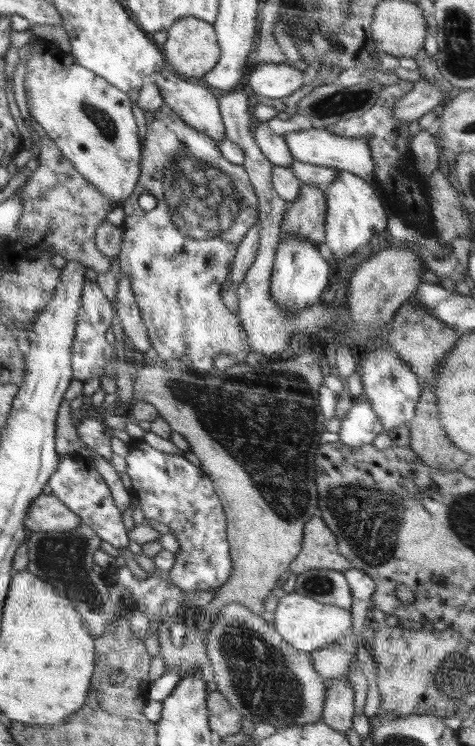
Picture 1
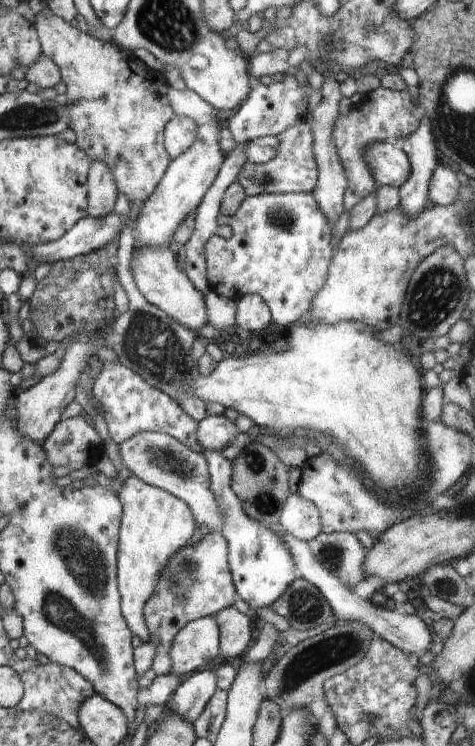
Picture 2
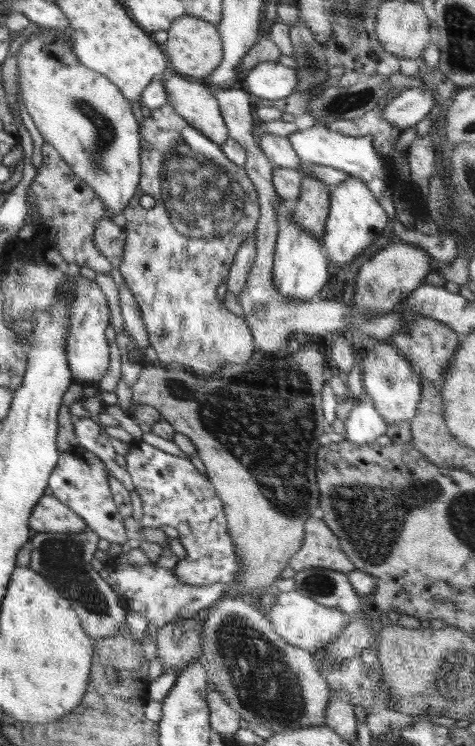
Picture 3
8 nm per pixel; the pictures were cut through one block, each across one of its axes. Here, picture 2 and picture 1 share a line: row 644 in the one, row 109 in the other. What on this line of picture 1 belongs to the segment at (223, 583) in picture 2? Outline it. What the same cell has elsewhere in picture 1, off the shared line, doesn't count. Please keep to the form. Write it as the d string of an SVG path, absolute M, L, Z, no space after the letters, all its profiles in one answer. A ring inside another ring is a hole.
M163 106L159 110L154 111L154 121L147 124L146 136L142 146L141 157L141 173L137 180L136 188L132 194L124 202L124 222L123 241L121 242L121 251L118 254L120 259L121 272L127 274L131 280L131 287L136 300L136 304L141 310L143 323L146 325L147 333L152 348L158 353L159 360L180 360L182 356L188 356L192 366L196 372L207 373L213 368L213 360L224 352L233 356L237 362L249 362L253 359L250 354L249 344L245 338L245 332L238 320L236 314L223 304L221 298L221 287L226 278L230 275L230 267L233 264L238 245L242 237L250 230L250 227L256 222L258 216L258 199L255 194L254 187L248 178L247 172L243 166L233 164L226 158L222 157L218 142L210 138L204 132L197 131L194 127L186 124L178 115L176 115L170 107Z

